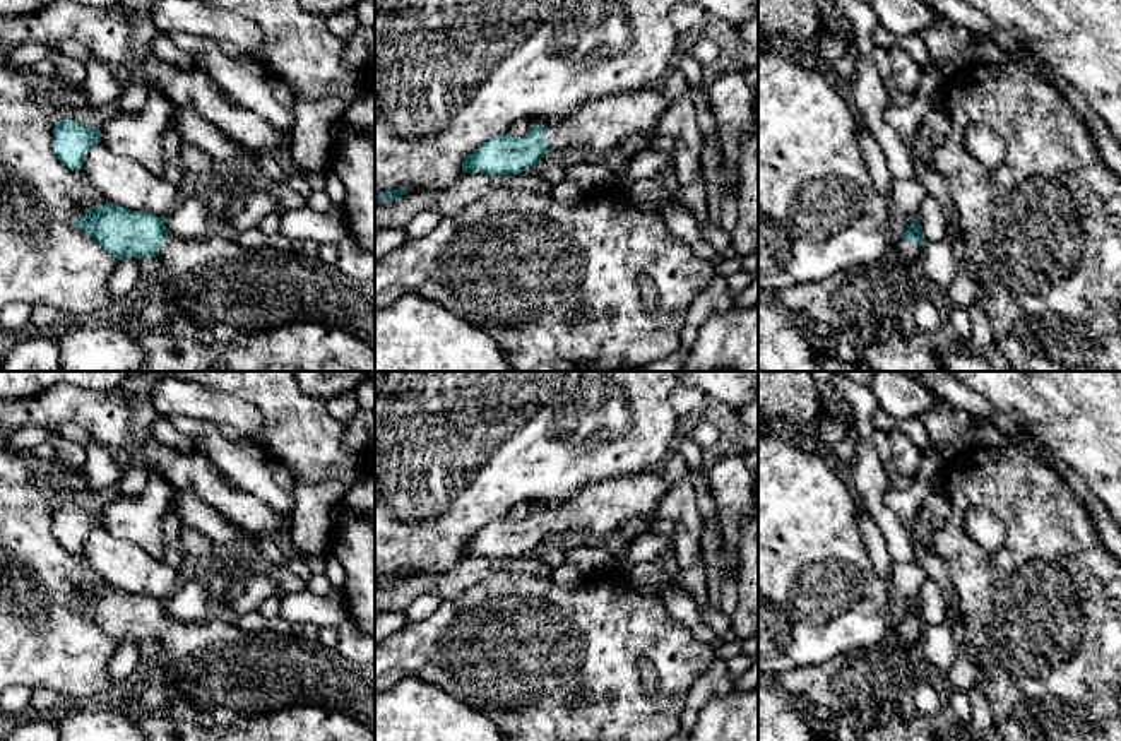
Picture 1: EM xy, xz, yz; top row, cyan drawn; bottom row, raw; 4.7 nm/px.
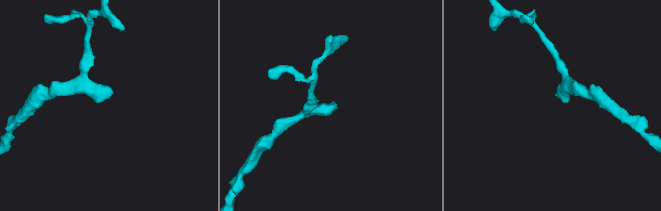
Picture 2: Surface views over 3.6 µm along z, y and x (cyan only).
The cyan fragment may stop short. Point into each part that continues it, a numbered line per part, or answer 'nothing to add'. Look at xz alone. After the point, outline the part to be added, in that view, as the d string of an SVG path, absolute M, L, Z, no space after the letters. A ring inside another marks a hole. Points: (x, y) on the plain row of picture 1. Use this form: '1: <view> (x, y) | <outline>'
1: xz (599, 510) | M644 471L584 486L573 498L544 507L549 537L606 544L632 519L645 520L652 531L669 527L657 517L673 483L662 474Z

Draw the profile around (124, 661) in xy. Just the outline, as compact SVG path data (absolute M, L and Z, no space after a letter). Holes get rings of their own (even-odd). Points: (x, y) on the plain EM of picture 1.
M125 640L116 647L110 659L110 676L113 679L115 691L120 685L127 683L130 674L135 671L139 659L139 642Z

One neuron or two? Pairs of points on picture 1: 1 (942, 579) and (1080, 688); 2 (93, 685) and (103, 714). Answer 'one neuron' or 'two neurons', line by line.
1: two neurons
2: two neurons

